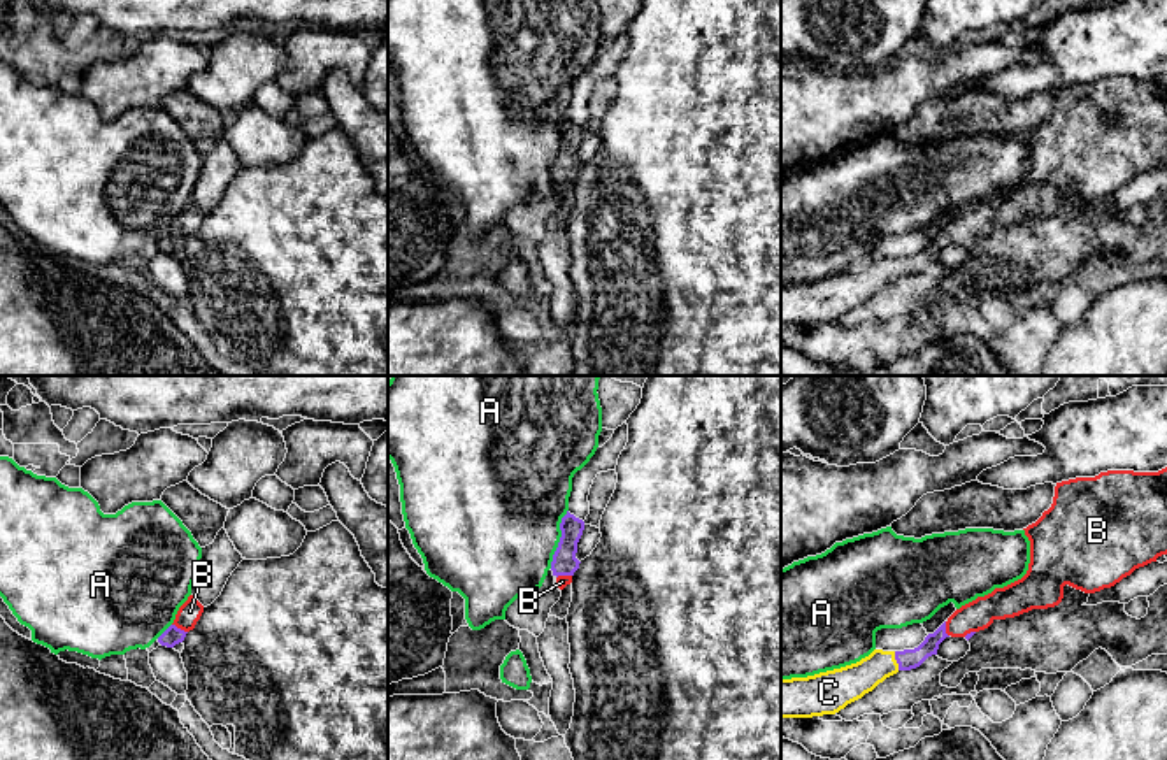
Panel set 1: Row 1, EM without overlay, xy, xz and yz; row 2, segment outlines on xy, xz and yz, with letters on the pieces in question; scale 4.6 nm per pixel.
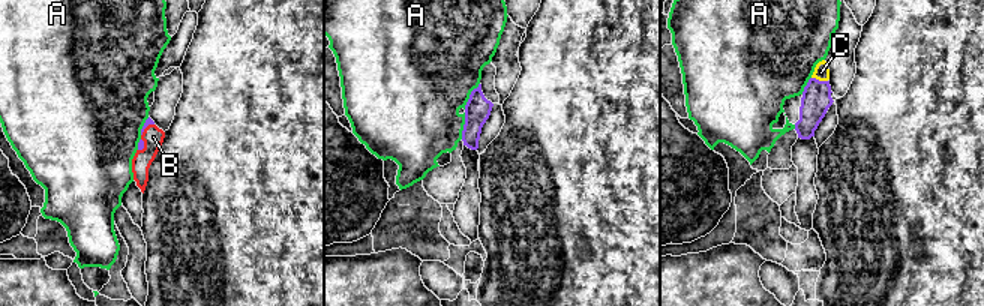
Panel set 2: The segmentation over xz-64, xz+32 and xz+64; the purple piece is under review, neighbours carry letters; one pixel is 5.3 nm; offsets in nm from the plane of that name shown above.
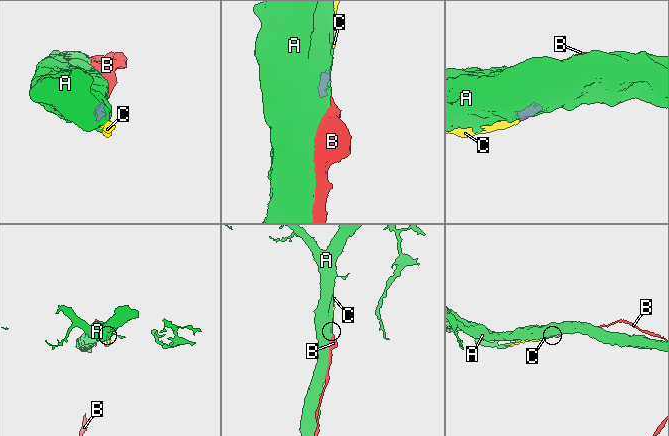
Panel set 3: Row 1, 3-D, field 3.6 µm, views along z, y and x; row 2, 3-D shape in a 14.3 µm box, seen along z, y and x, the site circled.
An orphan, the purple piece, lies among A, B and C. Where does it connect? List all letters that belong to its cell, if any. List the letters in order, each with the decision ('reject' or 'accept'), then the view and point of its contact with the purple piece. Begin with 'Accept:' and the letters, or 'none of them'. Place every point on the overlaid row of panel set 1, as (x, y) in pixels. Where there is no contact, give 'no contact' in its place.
Accept: B, C
A: reject; meets purple in xz at (560, 539)
B: accept; meets purple in xy at (179, 629)
C: accept; meets purple in yz at (895, 659)

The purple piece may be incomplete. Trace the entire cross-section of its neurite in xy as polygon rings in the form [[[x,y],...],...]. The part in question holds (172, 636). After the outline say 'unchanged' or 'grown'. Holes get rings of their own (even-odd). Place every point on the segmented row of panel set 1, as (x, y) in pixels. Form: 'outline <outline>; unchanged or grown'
outline [[[190,595],[179,607],[174,623],[158,637],[158,642],[167,648],[174,648],[183,642],[186,634],[195,628],[204,613],[204,606]]]; grown

